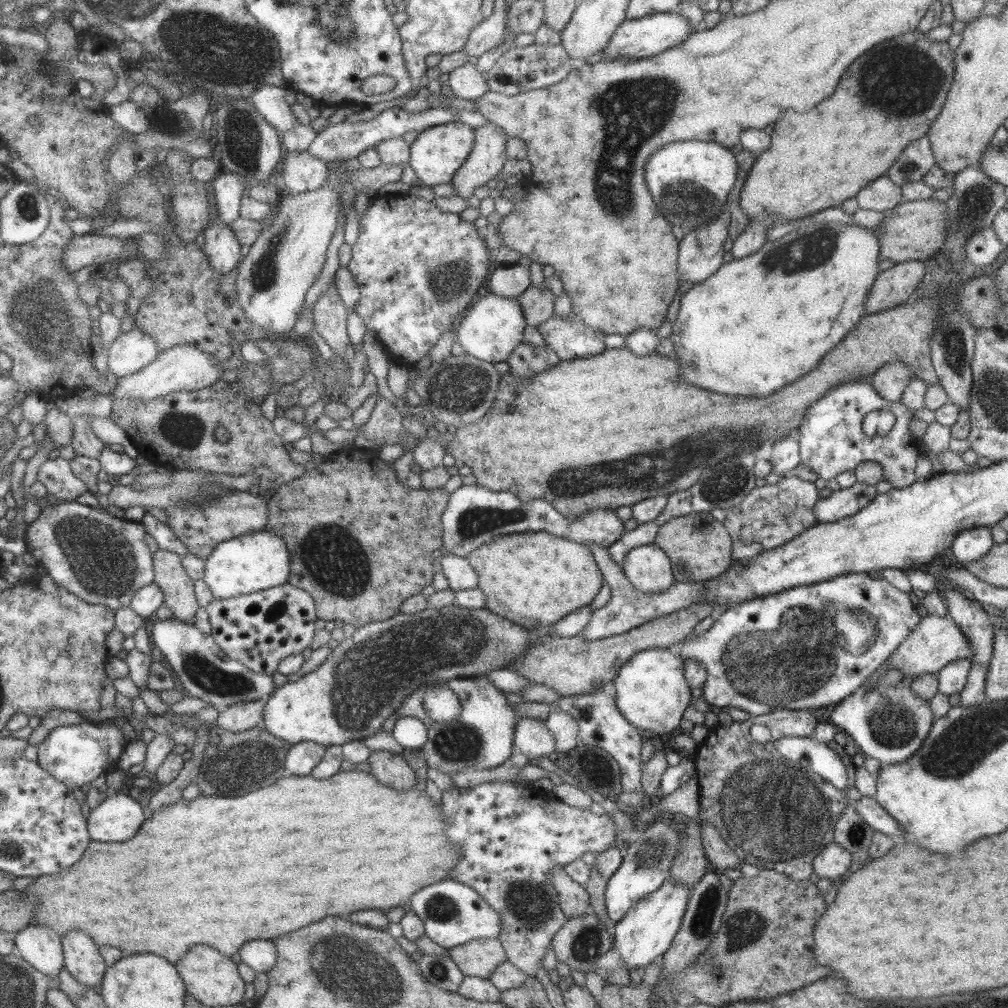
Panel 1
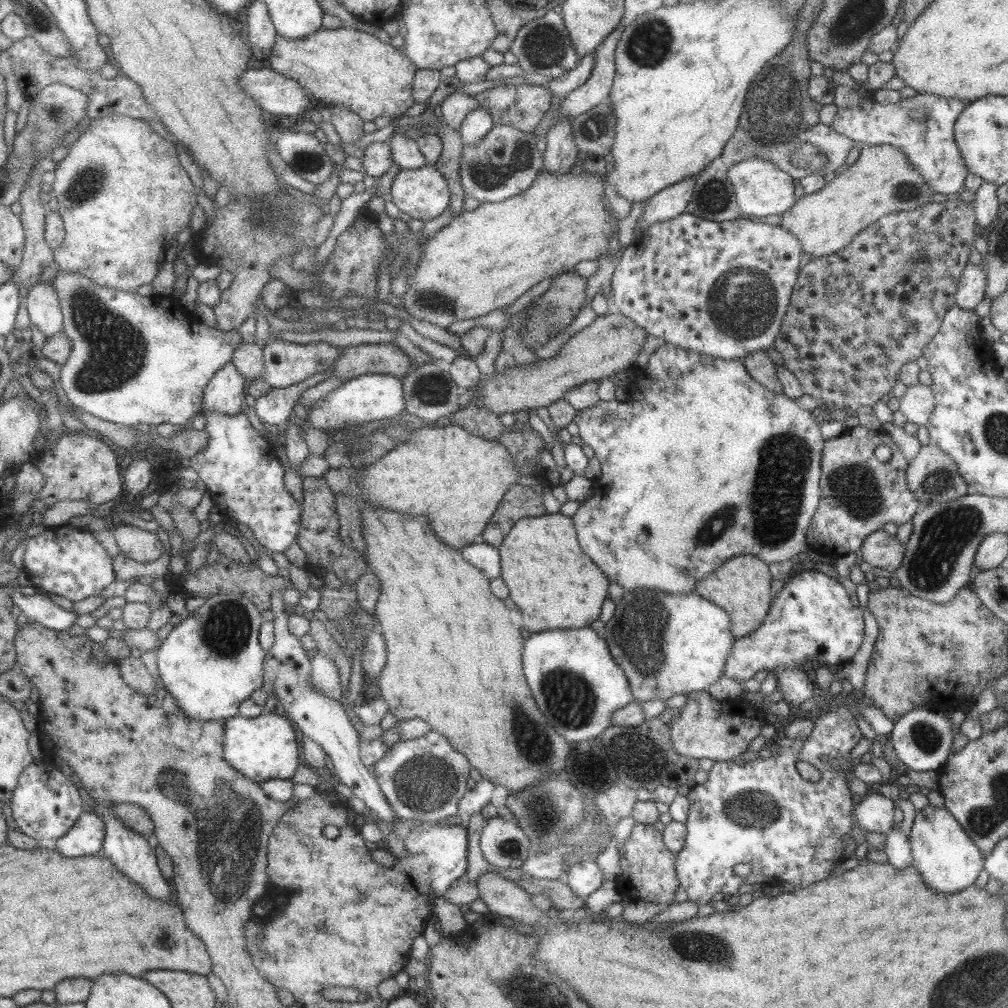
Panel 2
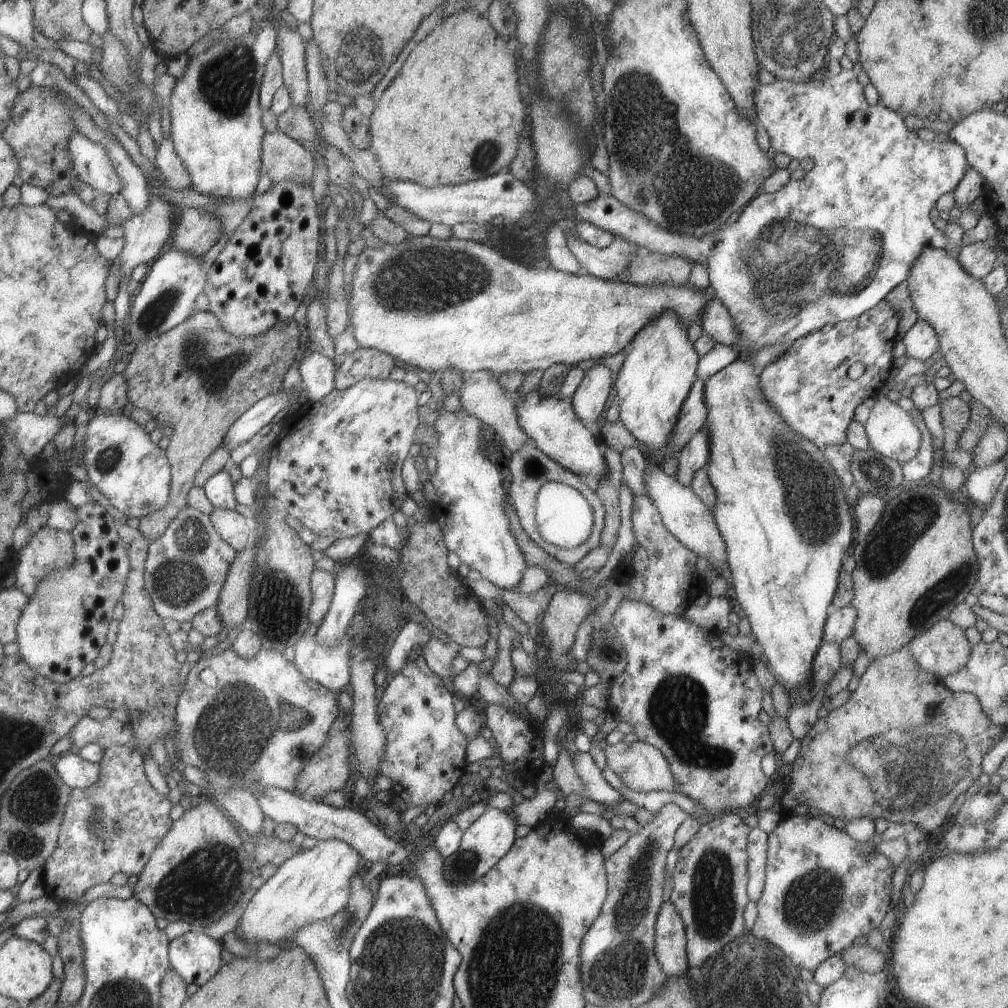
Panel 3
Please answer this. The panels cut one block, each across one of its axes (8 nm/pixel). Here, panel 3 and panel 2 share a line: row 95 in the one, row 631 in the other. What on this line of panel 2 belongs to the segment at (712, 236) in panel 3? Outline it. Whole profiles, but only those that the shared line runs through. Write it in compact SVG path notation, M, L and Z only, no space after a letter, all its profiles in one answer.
M817 569L805 570L800 574L795 574L795 576L793 576L789 582L785 582L781 590L775 594L773 598L771 598L769 610L767 610L767 614L765 614L763 617L759 628L756 628L754 632L751 632L751 634L748 636L733 640L733 643L731 643L731 651L729 651L729 655L727 655L725 663L723 663L723 675L727 676L727 678L733 678L735 682L744 682L749 680L749 678L753 678L753 674L755 674L755 672L759 672L759 670L767 670L767 672L771 672L775 670L775 667L801 666L805 663L806 660L809 660L810 662L818 662L818 664L823 665L835 664L841 667L851 660L852 656L855 654L855 652L857 652L862 639L862 611L859 608L852 606L849 600L849 595L845 591L845 588L841 586L837 579L833 579L832 577L827 576L823 572L817 571Z

